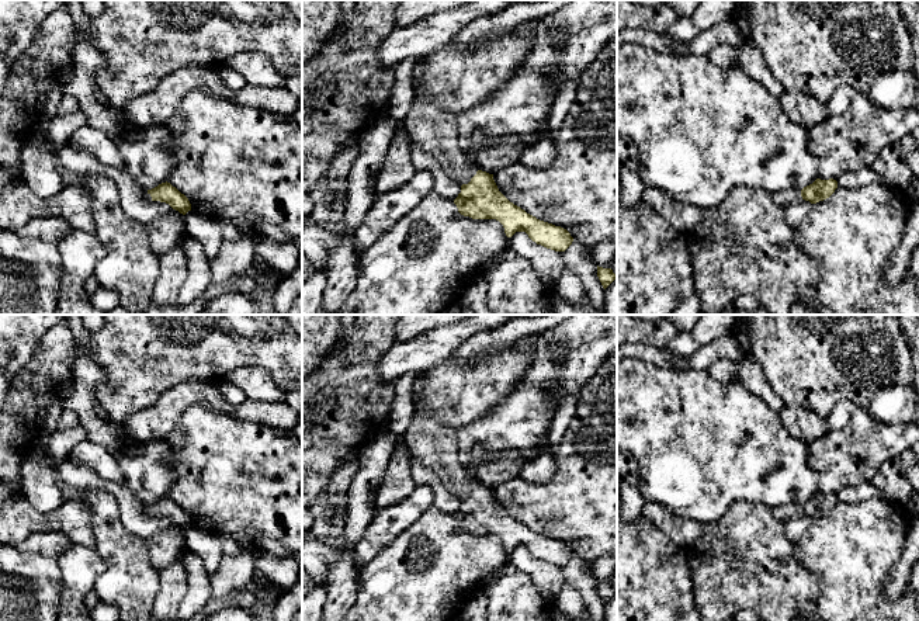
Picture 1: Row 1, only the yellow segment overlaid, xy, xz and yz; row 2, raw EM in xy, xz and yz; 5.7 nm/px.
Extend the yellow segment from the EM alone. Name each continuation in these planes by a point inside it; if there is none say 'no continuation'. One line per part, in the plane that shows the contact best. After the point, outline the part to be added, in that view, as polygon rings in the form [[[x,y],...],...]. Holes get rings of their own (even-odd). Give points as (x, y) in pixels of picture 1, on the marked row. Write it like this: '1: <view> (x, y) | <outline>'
1: xz (433, 129) | [[[416,89],[413,94],[415,103],[403,118],[410,143],[434,155],[451,180],[468,184],[479,169],[469,163],[460,146],[457,115],[438,108],[423,89]]]

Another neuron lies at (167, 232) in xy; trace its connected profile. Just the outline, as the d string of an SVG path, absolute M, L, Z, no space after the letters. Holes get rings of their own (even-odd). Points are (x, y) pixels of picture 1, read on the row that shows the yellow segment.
M169 214L145 225L150 249L159 257L181 244L185 236L184 215Z

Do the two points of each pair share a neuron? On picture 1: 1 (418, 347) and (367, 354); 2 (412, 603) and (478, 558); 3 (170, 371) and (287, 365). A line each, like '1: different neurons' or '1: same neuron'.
1: different neurons
2: same neuron
3: same neuron

